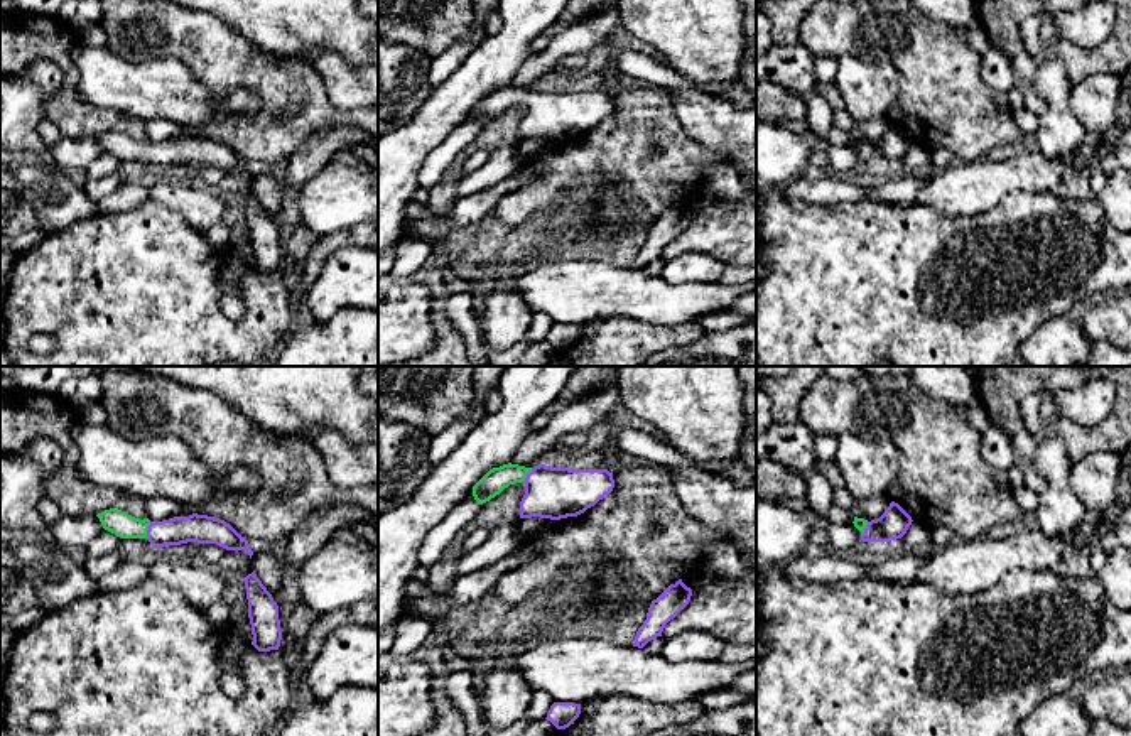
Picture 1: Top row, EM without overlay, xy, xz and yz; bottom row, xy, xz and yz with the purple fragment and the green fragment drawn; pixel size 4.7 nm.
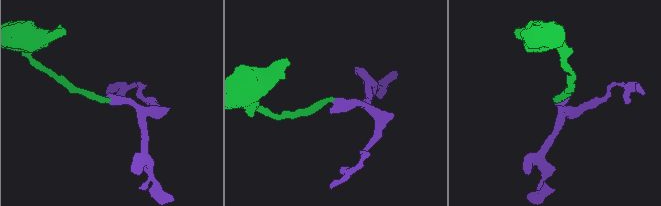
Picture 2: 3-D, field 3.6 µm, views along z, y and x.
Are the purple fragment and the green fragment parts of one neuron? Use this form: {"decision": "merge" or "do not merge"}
{"decision": "merge"}

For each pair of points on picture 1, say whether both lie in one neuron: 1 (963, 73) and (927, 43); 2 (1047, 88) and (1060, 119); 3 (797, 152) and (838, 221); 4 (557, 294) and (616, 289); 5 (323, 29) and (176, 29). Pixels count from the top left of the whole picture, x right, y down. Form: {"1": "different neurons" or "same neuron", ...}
{"1": "same neuron", "2": "same neuron", "3": "different neurons", "4": "same neuron", "5": "different neurons"}

